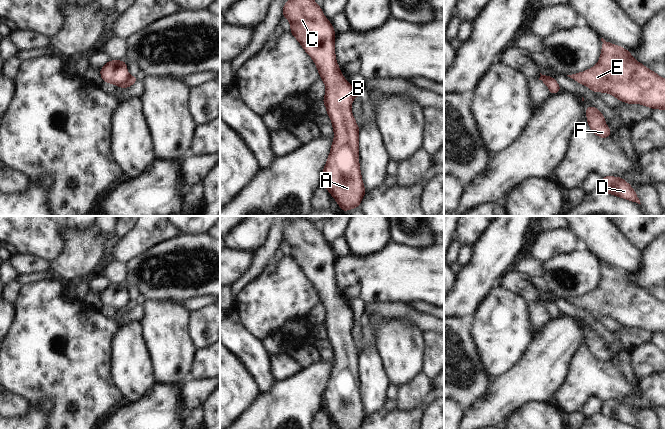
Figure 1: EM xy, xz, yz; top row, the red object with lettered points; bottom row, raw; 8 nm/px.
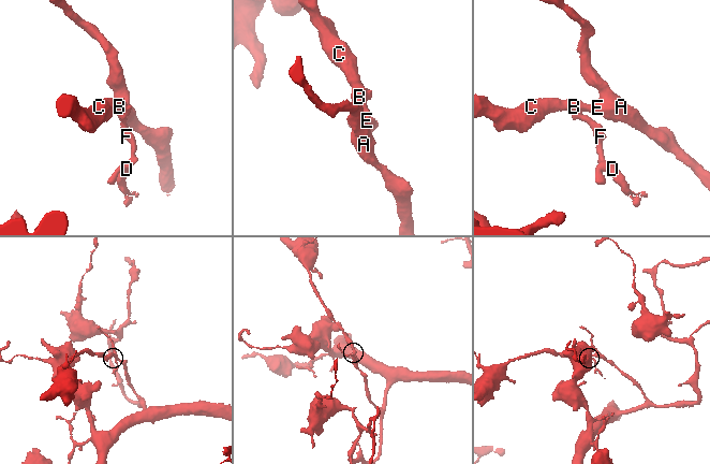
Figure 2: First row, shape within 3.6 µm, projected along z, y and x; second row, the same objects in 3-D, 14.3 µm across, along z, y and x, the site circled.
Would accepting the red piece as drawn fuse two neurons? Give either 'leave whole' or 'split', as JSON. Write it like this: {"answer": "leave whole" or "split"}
{"answer": "split"}

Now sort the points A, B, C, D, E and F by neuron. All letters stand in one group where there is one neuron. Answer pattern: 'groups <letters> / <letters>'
groups A B C E / D F

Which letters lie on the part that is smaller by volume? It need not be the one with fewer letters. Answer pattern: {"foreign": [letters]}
{"foreign": ["D", "F"]}

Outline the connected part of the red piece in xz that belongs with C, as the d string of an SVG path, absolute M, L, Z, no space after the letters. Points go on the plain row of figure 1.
M304 218L290 222L283 231L282 239L290 246L290 256L313 283L326 311L322 325L327 332L327 339L331 343L335 358L331 376L323 393L323 410L335 422L338 429L359 429L366 417L359 391L359 350L351 337L353 311L345 304L336 286L334 252L324 240L321 230Z

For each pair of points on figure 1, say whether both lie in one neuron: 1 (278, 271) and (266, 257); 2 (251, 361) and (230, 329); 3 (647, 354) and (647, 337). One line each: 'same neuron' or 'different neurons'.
1: different neurons
2: same neuron
3: different neurons

